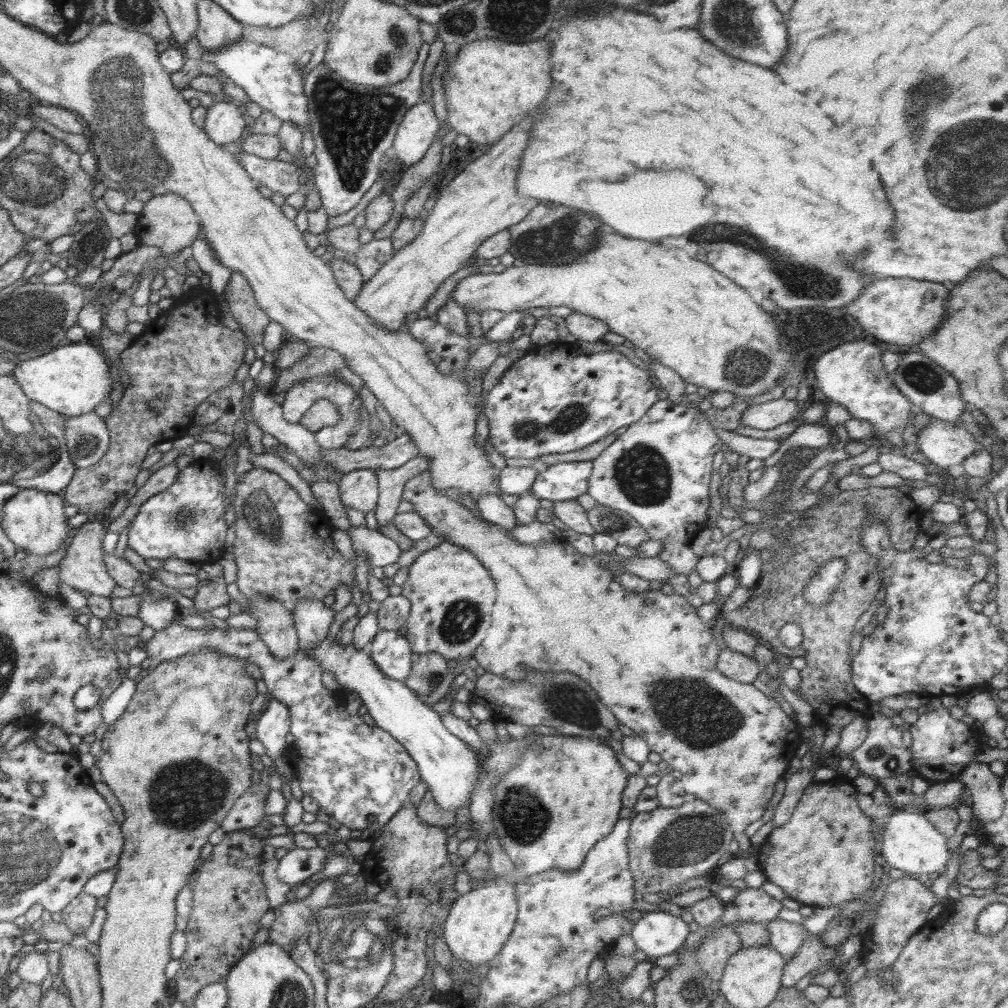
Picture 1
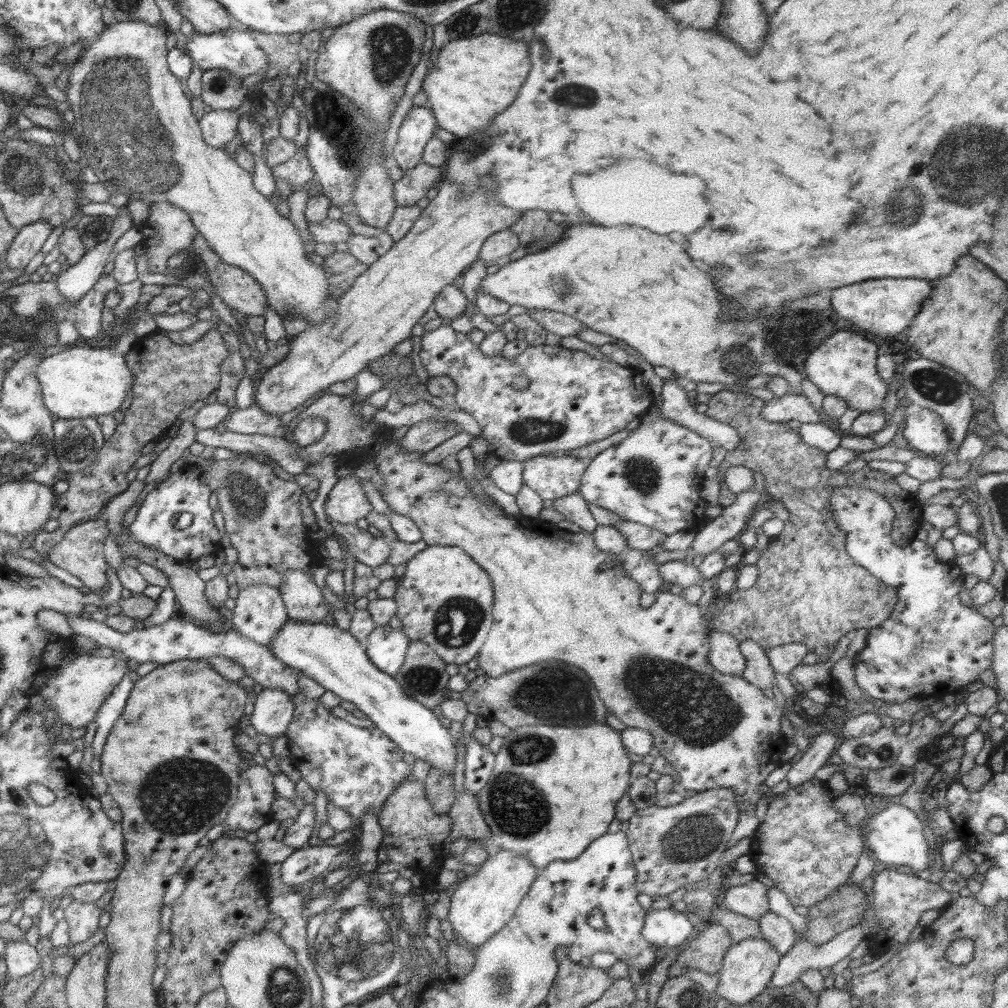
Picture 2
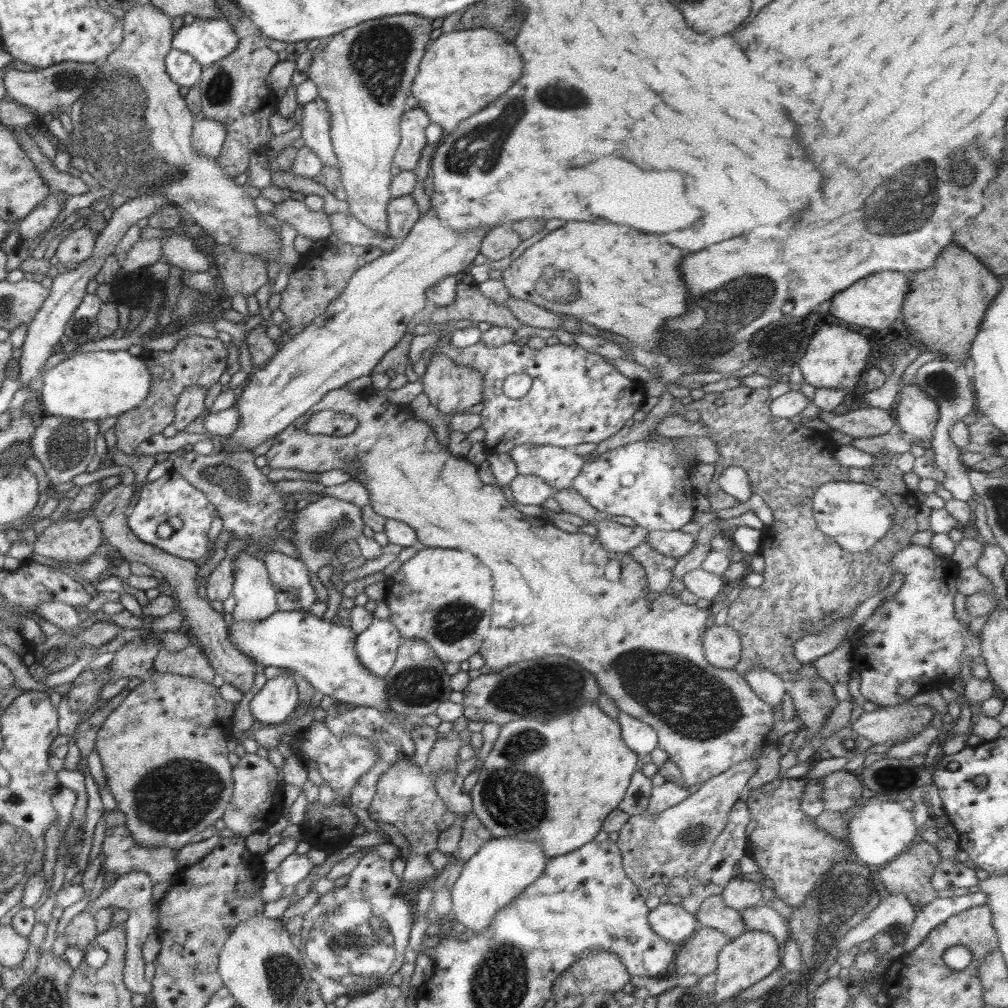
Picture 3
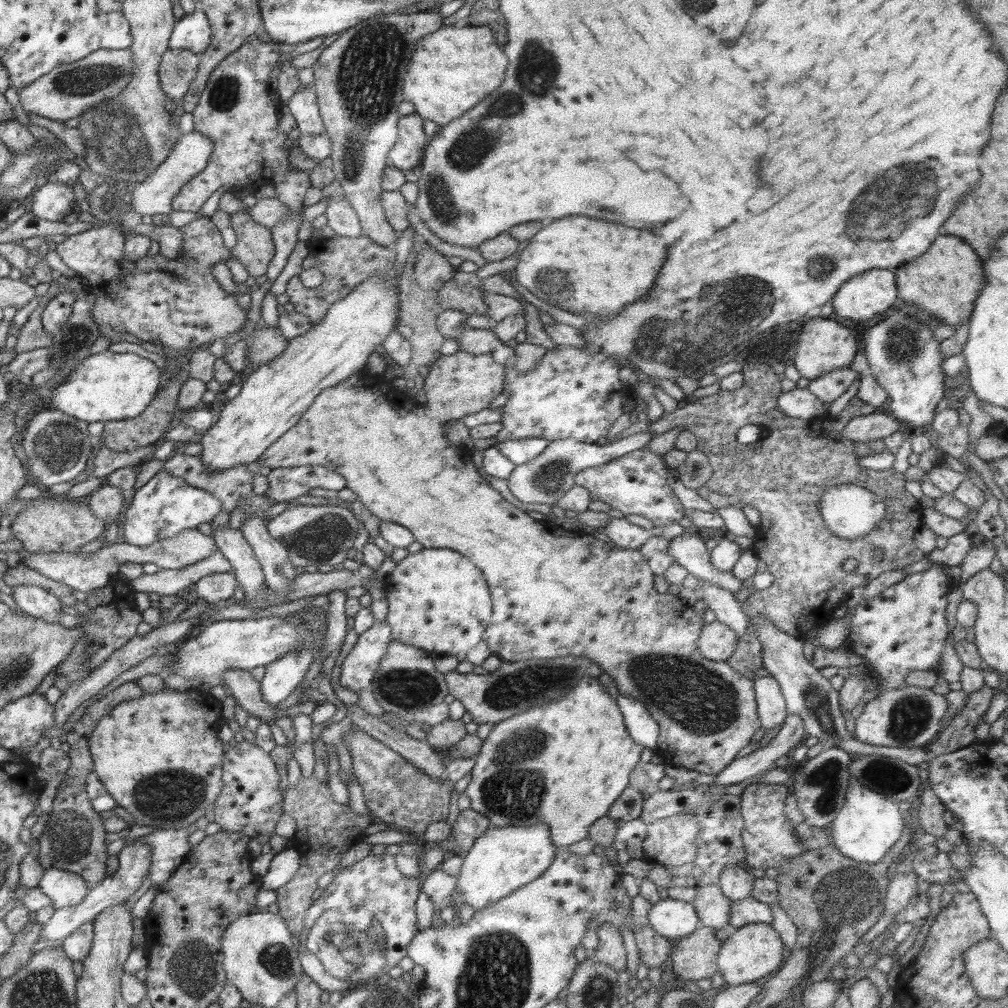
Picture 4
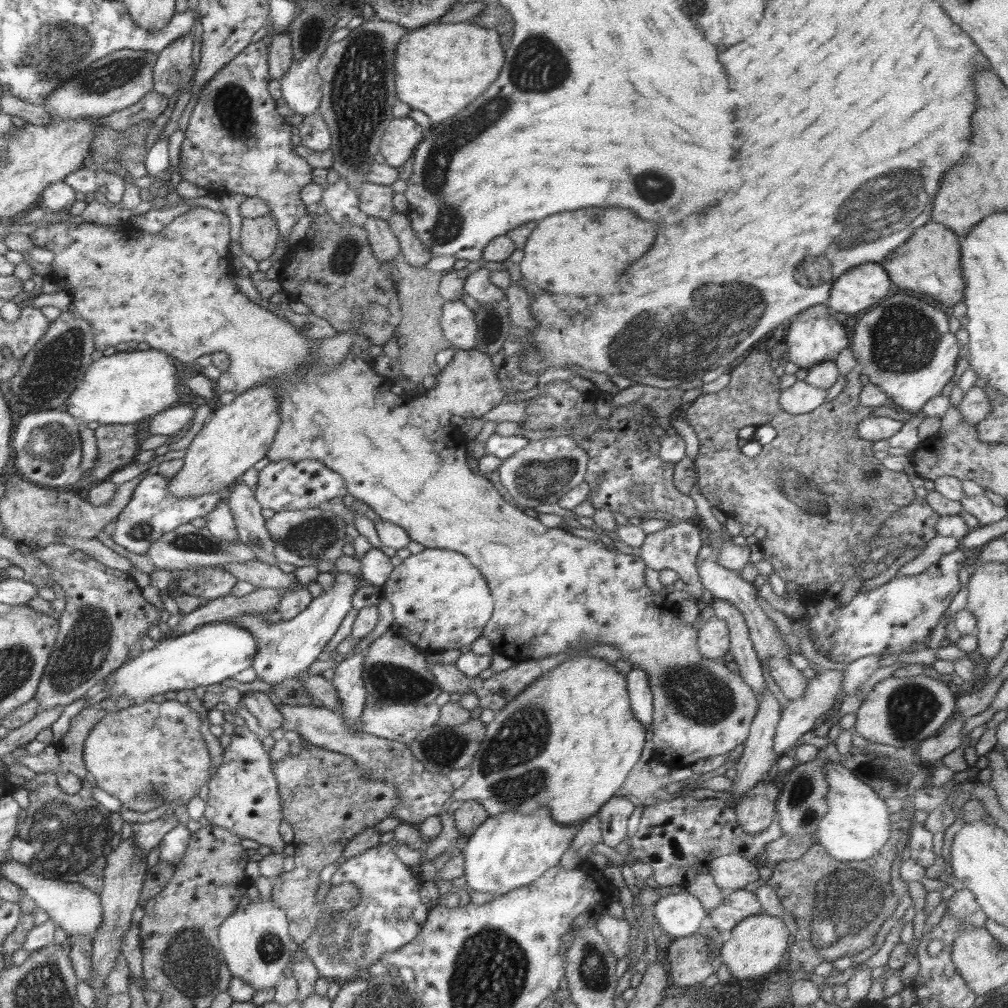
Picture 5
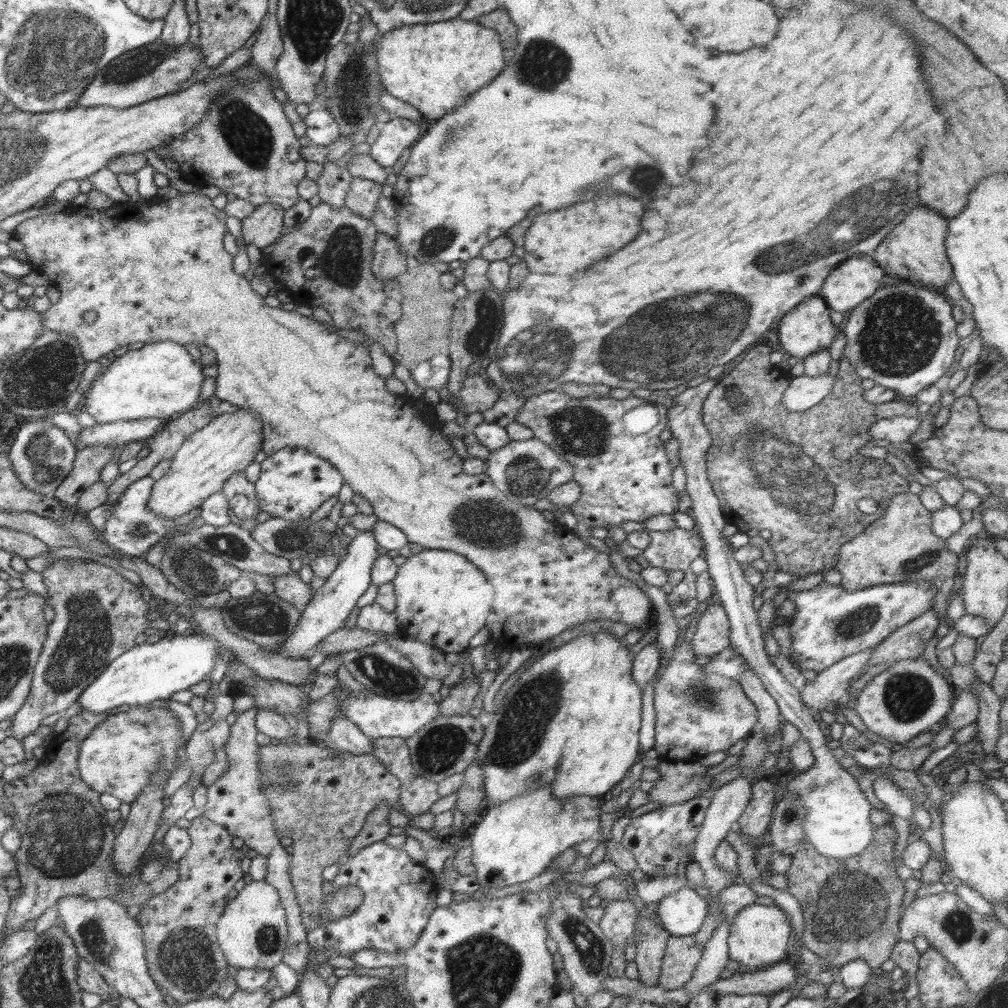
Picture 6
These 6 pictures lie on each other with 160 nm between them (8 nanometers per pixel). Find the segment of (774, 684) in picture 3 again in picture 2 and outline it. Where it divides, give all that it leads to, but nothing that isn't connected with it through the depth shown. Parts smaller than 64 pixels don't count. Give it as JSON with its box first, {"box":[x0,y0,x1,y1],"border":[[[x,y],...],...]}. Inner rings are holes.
{"box":[739,639,775,690],"border":[[[750,639],[740,642],[739,649],[746,659],[746,669],[741,677],[761,690],[772,688],[775,670],[770,666],[765,649]]]}

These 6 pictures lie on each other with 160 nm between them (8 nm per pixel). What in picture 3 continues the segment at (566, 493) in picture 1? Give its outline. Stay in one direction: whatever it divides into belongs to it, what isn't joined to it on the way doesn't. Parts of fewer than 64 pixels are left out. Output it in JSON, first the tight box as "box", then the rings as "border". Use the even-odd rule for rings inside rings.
{"box":[509,444,586,492],"border":[[[520,444],[516,446],[509,454],[512,461],[516,464],[517,472],[523,475],[536,475],[557,492],[560,489],[572,487],[572,481],[578,476],[580,469],[585,464],[586,458],[578,456],[573,449],[559,448],[558,446],[534,446],[534,444]]]}

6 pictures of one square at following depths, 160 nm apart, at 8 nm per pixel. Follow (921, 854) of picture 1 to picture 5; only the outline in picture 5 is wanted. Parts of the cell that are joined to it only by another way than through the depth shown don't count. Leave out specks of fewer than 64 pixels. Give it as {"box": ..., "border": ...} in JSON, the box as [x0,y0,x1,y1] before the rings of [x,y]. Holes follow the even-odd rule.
{"box":[814,764,892,860],"border":[[[842,764],[826,765],[825,779],[829,786],[828,794],[826,794],[829,809],[814,832],[816,842],[820,843],[826,849],[826,853],[835,860],[868,860],[870,857],[876,856],[890,838],[892,823],[885,799],[880,798],[872,787],[864,784]]]}

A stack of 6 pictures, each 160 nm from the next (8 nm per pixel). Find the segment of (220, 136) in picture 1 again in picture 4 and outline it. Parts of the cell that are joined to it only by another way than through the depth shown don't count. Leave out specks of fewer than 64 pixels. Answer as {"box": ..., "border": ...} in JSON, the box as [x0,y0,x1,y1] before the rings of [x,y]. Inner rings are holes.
{"box":[127,130,213,216],"border":[[[193,130],[190,133],[183,133],[179,136],[178,142],[170,149],[166,160],[158,166],[154,174],[150,174],[144,182],[135,186],[135,189],[127,196],[131,207],[142,216],[148,214],[170,214],[173,211],[172,199],[183,188],[186,182],[196,177],[206,168],[211,152],[213,151],[213,142],[210,137]]]}

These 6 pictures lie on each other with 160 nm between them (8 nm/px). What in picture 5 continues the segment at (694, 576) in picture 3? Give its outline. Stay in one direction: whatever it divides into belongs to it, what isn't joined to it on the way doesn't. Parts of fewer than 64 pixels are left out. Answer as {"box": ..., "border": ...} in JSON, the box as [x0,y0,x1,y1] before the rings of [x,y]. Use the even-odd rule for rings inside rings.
{"box":[712,599,767,698],"border":[[[715,599],[712,603],[715,614],[726,621],[729,628],[729,652],[740,670],[739,675],[751,690],[761,698],[765,694],[767,683],[764,681],[761,662],[754,650],[749,637],[749,628],[742,613],[731,603],[722,599]]]}

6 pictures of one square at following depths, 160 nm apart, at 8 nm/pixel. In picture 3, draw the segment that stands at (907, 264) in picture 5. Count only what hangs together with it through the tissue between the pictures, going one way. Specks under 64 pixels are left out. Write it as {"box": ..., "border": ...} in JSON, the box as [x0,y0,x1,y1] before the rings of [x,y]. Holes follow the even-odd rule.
{"box":[898,242,1001,361],"border":[[[953,242],[938,253],[932,268],[913,272],[912,276],[908,274],[908,277],[909,291],[902,303],[898,327],[902,330],[911,330],[913,344],[926,346],[926,352],[939,352],[942,358],[958,361],[969,358],[969,348],[978,332],[986,309],[1001,289],[1001,281],[988,270],[985,264],[980,264],[970,252],[966,252],[964,248],[958,248]]]}

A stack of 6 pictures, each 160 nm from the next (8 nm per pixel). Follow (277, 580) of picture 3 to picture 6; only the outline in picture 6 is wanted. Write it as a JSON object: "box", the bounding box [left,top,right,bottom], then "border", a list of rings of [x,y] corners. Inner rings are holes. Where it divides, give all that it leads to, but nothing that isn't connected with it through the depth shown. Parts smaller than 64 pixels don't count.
{"box":[223,472,261,534],"border":[[[235,472],[223,484],[231,509],[232,524],[248,530],[250,534],[258,526],[257,516],[261,512],[255,493],[255,484],[246,479],[244,472]]]}

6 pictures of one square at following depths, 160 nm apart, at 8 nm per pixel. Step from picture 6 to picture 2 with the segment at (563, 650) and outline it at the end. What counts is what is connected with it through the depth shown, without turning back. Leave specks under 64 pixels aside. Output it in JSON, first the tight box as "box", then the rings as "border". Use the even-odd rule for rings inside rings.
{"box":[478,723,633,870],"border":[[[592,723],[589,725],[574,726],[574,728],[526,725],[511,729],[511,732],[503,737],[500,750],[495,754],[495,765],[492,774],[478,796],[479,809],[482,811],[484,820],[490,827],[491,833],[496,838],[498,845],[504,850],[508,850],[508,852],[514,852],[518,856],[526,857],[526,860],[530,860],[530,864],[534,864],[534,868],[538,868],[539,870],[546,868],[554,860],[576,860],[593,840],[608,832],[608,825],[615,818],[616,803],[627,793],[631,785],[630,766],[633,762],[630,761],[626,753],[627,750],[622,744],[620,732],[608,724]]]}

